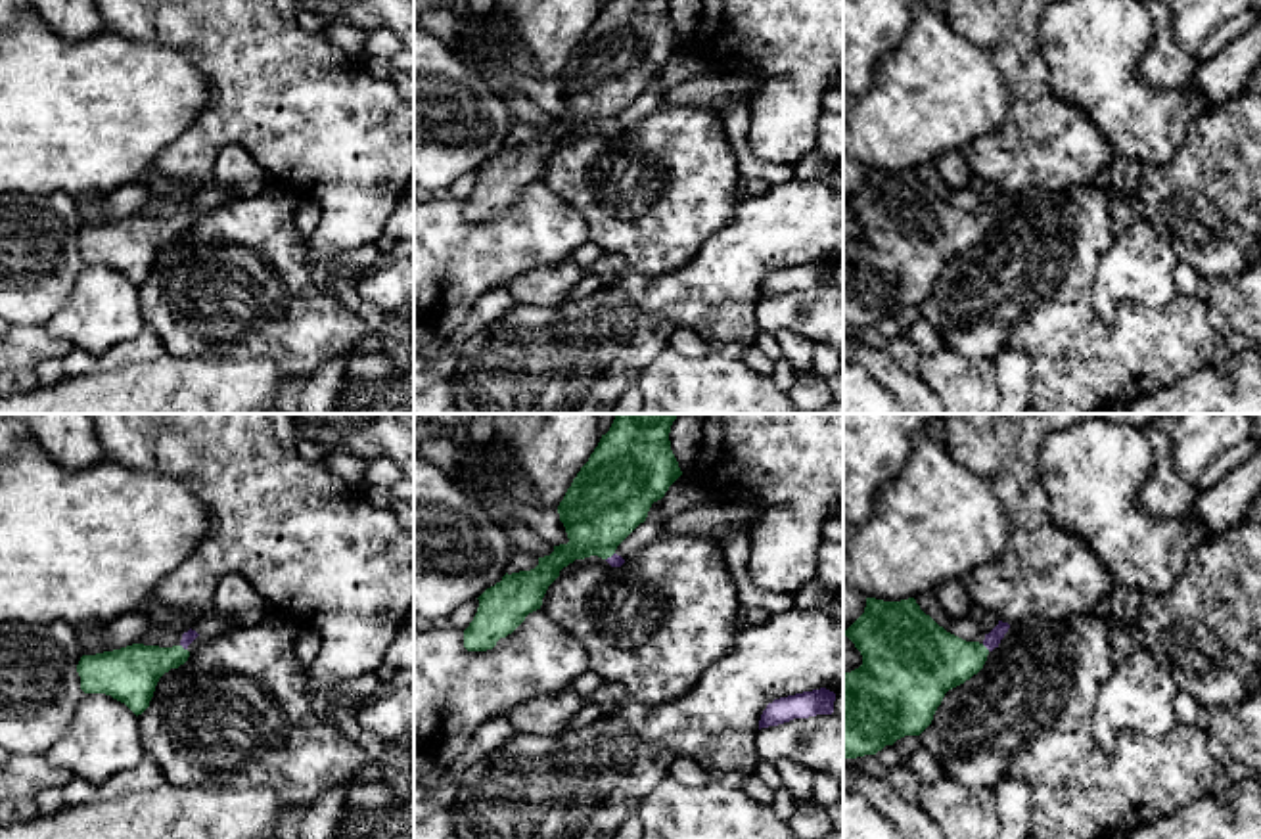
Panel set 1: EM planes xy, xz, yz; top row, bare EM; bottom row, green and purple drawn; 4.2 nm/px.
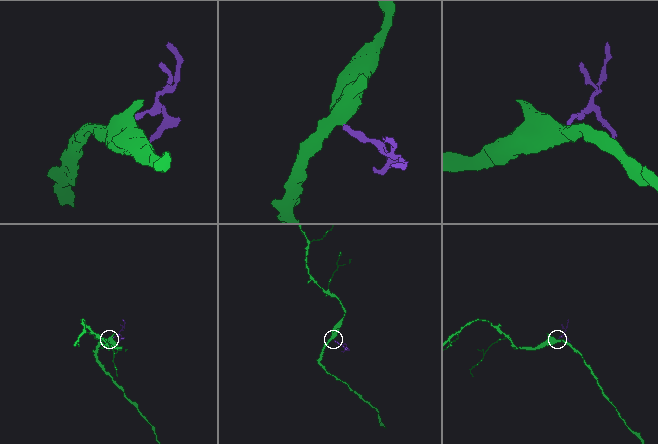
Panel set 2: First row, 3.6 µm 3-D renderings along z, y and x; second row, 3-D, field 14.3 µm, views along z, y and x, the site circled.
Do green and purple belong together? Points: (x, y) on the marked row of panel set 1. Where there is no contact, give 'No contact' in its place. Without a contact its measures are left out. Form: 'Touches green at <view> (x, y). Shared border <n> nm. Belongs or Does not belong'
Touches green at yz (984, 646). Shared border 50 nm. Does not belong

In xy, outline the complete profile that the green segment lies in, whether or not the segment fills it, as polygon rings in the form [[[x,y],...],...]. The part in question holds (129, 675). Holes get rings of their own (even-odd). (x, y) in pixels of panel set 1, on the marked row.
[[[132,644],[96,655],[82,655],[77,672],[84,693],[105,693],[125,703],[136,716],[153,697],[159,678],[190,657],[182,646],[159,647]]]

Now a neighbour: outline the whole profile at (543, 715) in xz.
[[[565,690],[554,697],[529,699],[512,709],[506,718],[516,734],[560,736],[571,728],[571,720],[583,705],[581,695]]]

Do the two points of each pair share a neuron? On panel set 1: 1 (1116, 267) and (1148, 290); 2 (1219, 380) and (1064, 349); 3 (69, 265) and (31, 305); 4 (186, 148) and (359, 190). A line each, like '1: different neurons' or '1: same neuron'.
1: same neuron
2: different neurons
3: same neuron
4: same neuron

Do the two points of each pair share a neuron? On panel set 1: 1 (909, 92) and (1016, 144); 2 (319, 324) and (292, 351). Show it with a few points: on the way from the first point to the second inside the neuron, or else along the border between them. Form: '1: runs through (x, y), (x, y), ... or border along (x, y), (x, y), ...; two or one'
1: border along (1008, 90), (1007, 121), (962, 152); two
2: runs through (313, 330), (298, 345); one

